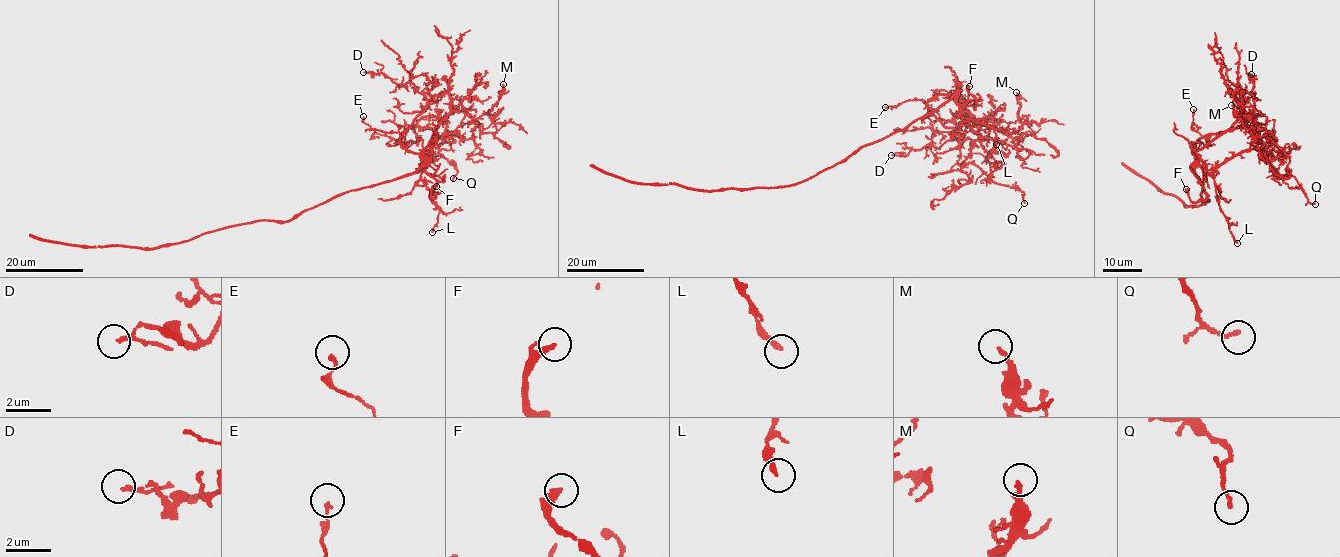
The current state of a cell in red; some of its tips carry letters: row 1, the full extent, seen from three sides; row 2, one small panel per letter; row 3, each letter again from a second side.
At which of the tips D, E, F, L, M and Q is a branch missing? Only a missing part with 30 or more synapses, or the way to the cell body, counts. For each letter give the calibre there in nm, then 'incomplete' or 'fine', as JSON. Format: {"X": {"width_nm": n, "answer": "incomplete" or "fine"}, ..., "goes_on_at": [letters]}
{"D": {"width_nm": 120, "answer": "fine"}, "E": {"width_nm": 140, "answer": "fine"}, "F": {"width_nm": 320, "answer": "incomplete"}, "L": {"width_nm": 240, "answer": "fine"}, "M": {"width_nm": 180, "answer": "fine"}, "Q": {"width_nm": 170, "answer": "fine"}, "goes_on_at": ["F"]}

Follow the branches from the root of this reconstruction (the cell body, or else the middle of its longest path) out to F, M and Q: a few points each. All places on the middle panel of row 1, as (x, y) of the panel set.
F: (870, 144), (906, 129), (952, 97), (959, 104), (971, 100), (974, 107), (976, 100), (967, 91), (969, 86)
M: (870, 144), (930, 114), (954, 97), (952, 95), (981, 124), (1017, 133), (1021, 124), (1016, 92)
Q: (870, 144), (906, 129), (953, 96), (968, 125), (994, 142), (988, 160), (991, 179), (1019, 190), (1024, 203)

